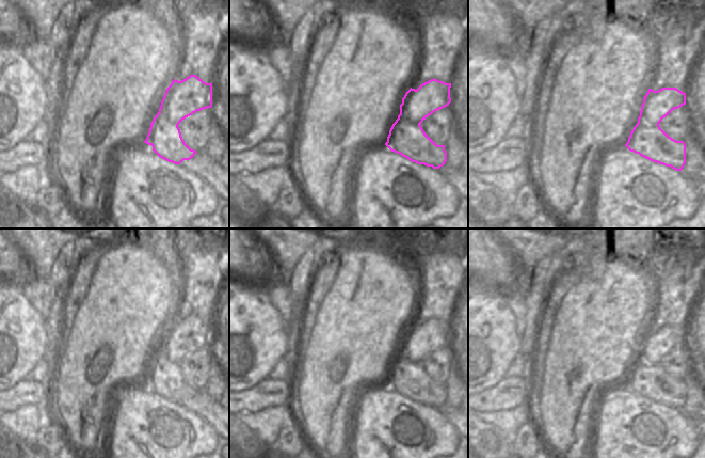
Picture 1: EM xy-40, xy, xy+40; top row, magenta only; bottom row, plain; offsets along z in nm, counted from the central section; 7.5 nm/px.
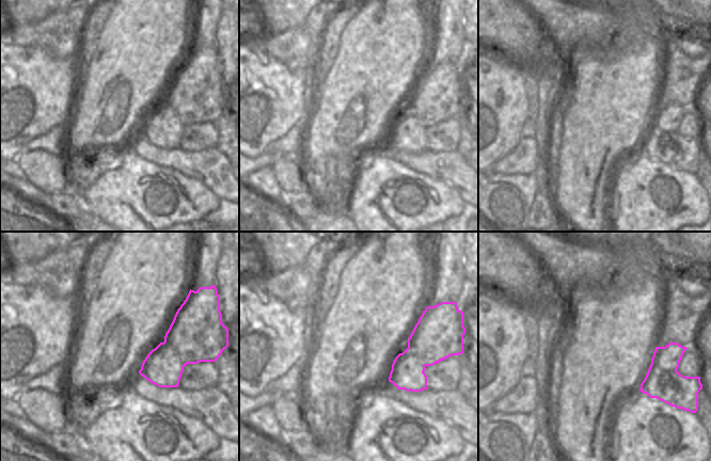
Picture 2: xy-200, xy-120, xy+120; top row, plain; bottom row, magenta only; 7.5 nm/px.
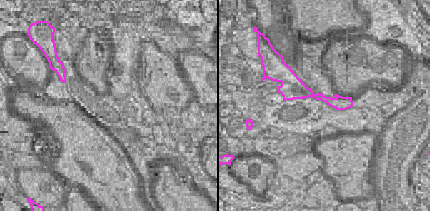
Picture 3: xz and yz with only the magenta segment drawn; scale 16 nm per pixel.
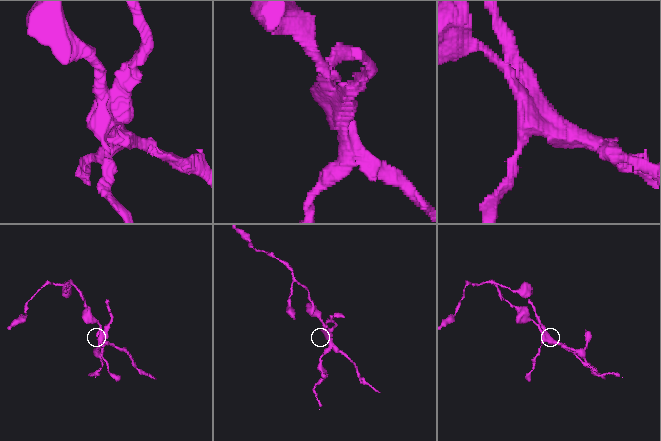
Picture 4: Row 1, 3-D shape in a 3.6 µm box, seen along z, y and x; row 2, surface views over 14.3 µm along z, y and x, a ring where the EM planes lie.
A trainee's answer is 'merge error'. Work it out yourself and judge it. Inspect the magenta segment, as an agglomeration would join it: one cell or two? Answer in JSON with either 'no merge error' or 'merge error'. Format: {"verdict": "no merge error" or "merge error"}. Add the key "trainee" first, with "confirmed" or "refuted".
{"trainee": "confirmed", "verdict": "merge error"}

